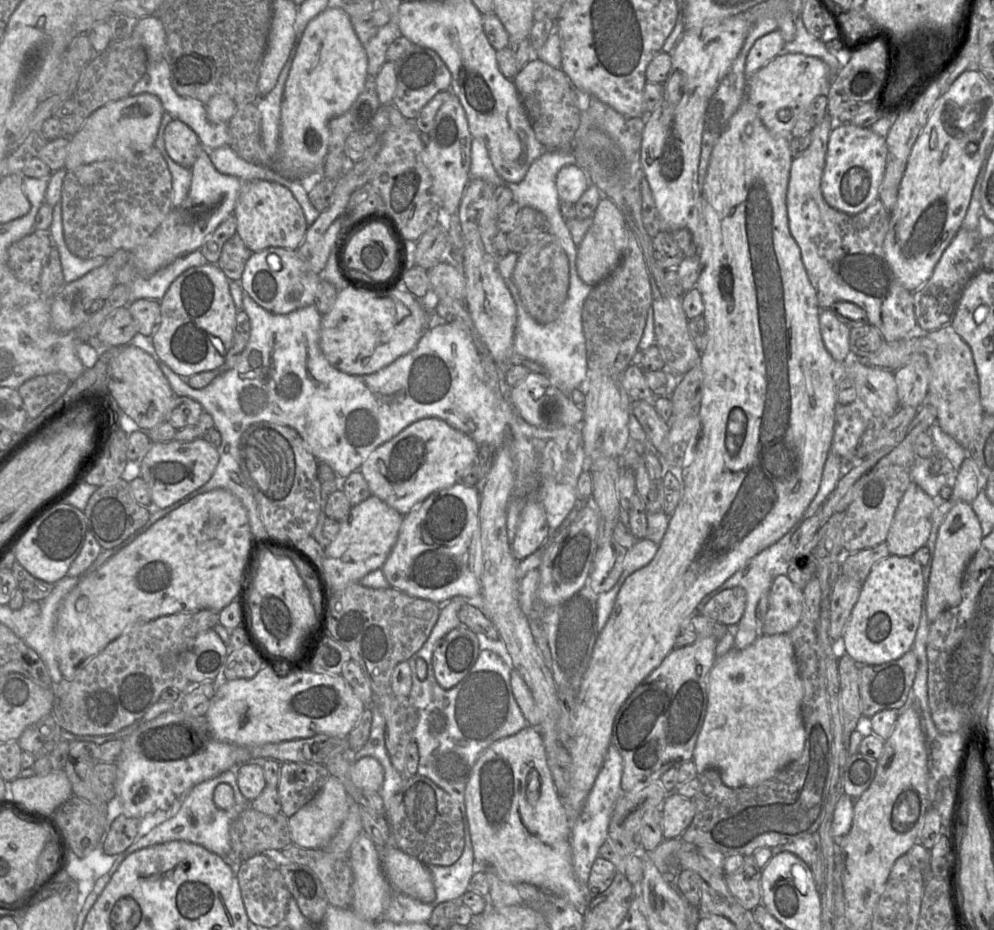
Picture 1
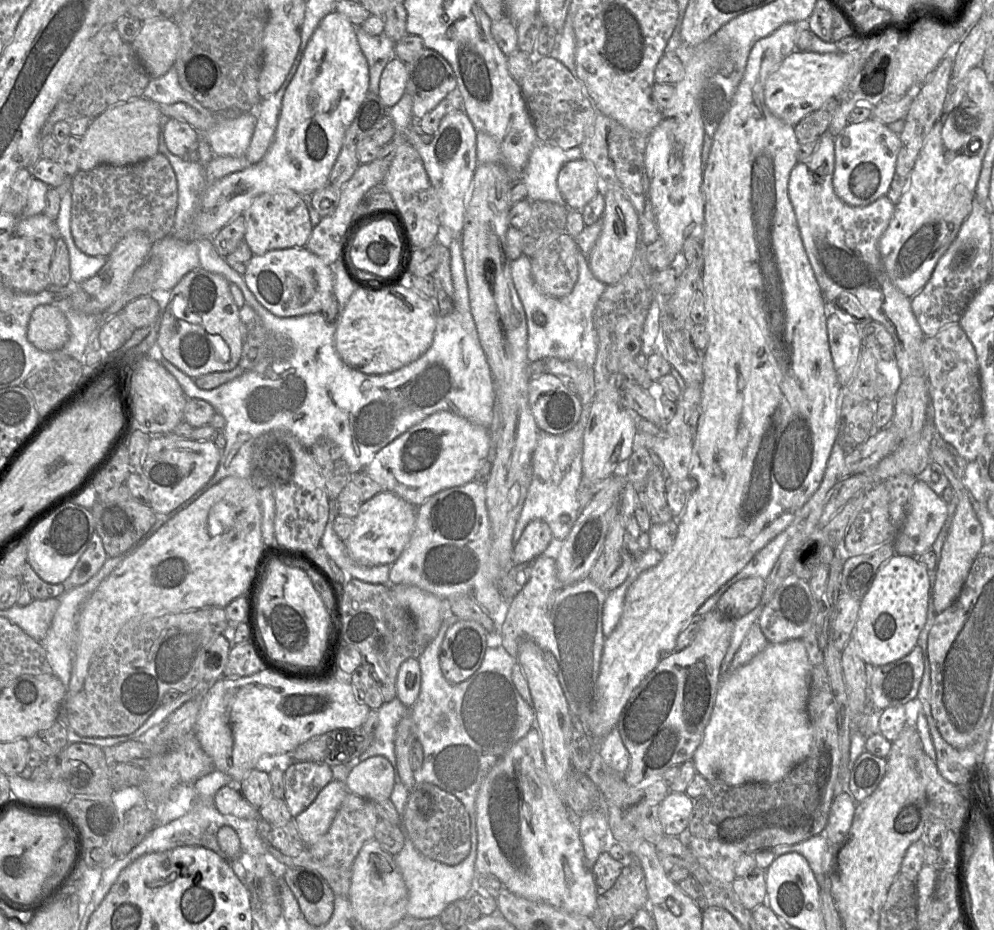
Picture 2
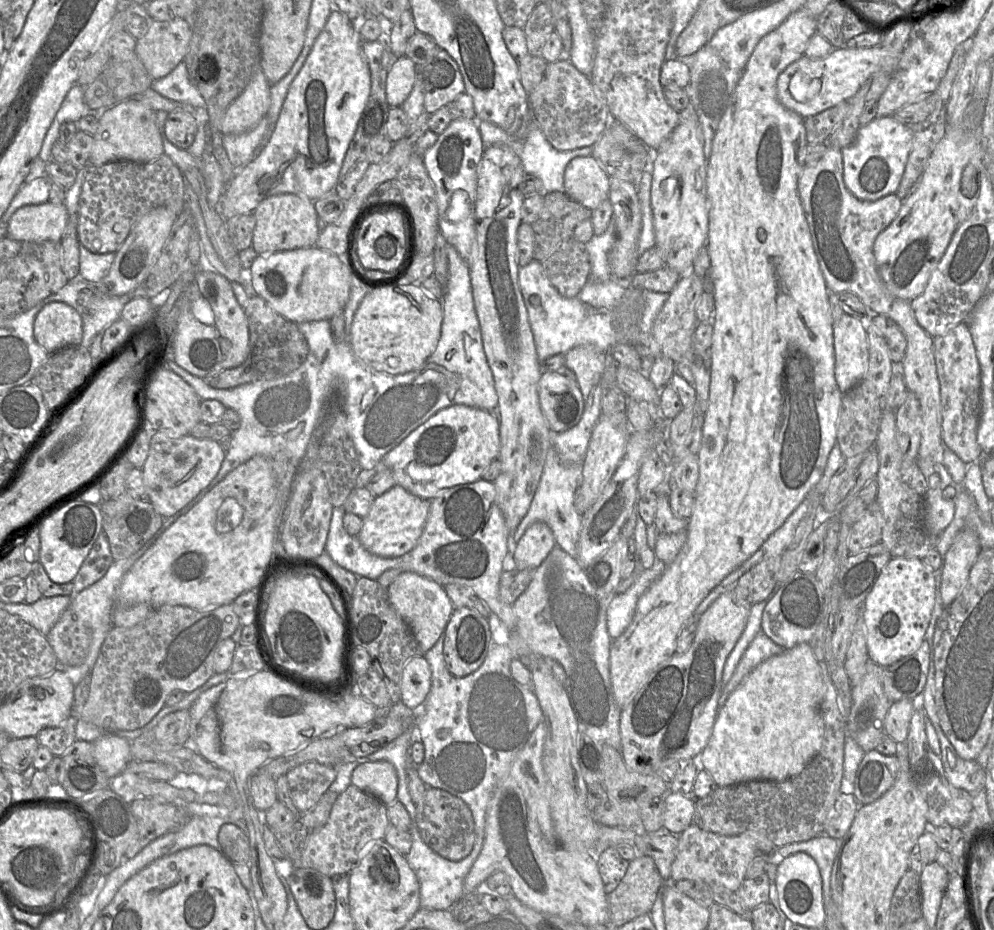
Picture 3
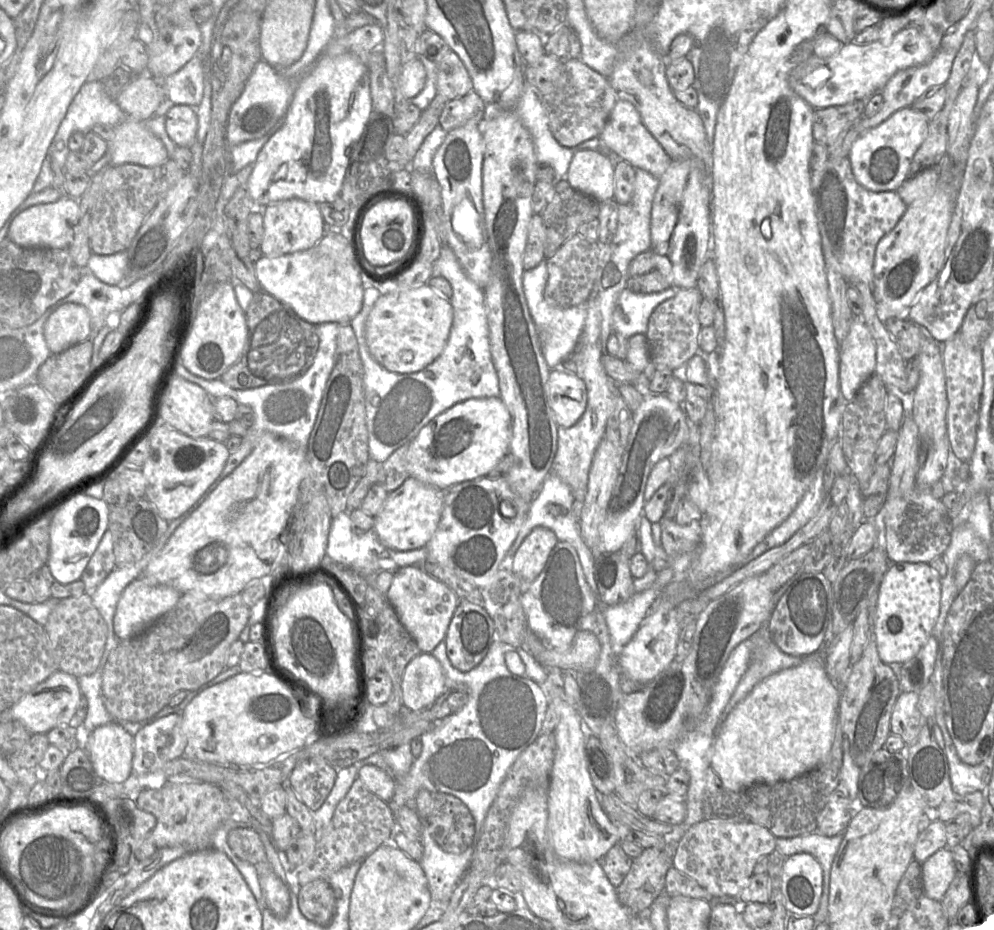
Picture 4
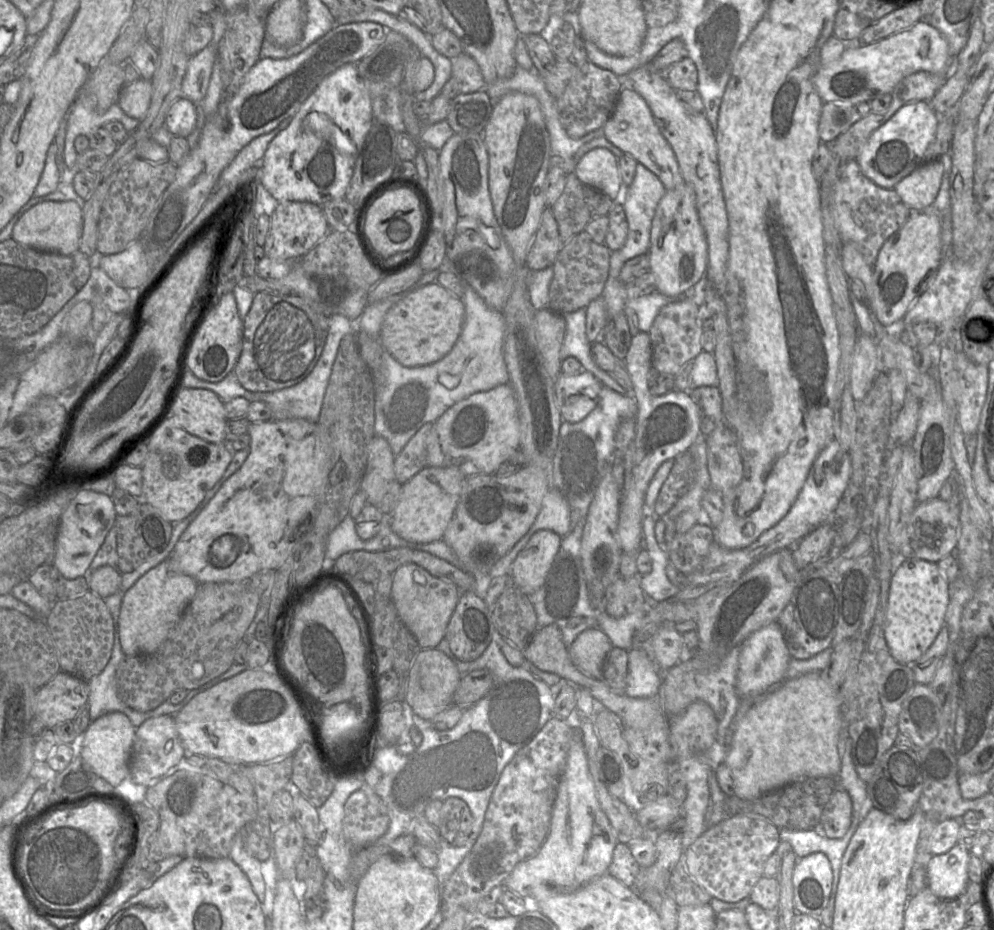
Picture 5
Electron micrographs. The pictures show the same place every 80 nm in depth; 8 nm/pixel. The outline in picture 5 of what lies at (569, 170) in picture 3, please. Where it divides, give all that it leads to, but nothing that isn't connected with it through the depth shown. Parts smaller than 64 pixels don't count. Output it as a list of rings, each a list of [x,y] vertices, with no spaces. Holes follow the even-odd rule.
[[[595,148],[577,160],[574,173],[584,184],[603,192],[612,200],[620,200],[623,184],[618,158],[607,148]]]

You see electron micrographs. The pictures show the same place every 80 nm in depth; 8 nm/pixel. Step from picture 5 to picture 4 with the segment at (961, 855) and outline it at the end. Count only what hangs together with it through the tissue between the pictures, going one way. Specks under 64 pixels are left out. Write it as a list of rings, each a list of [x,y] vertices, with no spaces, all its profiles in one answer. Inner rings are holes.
[[[944,847],[928,858],[922,865],[923,893],[928,898],[941,902],[957,869],[950,847]]]

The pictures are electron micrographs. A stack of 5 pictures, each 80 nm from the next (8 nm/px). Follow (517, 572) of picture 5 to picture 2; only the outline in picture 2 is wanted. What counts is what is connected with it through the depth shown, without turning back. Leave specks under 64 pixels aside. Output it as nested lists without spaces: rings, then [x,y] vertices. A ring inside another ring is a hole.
[[[540,519],[532,520],[523,530],[518,542],[513,544],[513,563],[533,561],[544,553],[552,541],[549,525]]]

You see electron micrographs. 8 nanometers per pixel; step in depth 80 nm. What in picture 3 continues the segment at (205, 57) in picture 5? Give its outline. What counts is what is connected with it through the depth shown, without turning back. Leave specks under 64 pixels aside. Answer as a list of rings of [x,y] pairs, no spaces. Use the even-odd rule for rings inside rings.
[[[181,61],[168,75],[153,80],[151,88],[169,100],[190,104],[194,108],[206,108],[197,88],[189,81],[188,70]]]

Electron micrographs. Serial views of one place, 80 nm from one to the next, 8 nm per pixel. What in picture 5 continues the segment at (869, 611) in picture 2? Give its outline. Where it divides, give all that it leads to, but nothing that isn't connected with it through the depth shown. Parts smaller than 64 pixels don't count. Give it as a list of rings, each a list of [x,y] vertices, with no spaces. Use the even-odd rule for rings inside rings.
[[[908,558],[894,571],[889,587],[884,637],[896,661],[913,663],[927,651],[945,624],[949,601],[949,582],[937,563]]]

